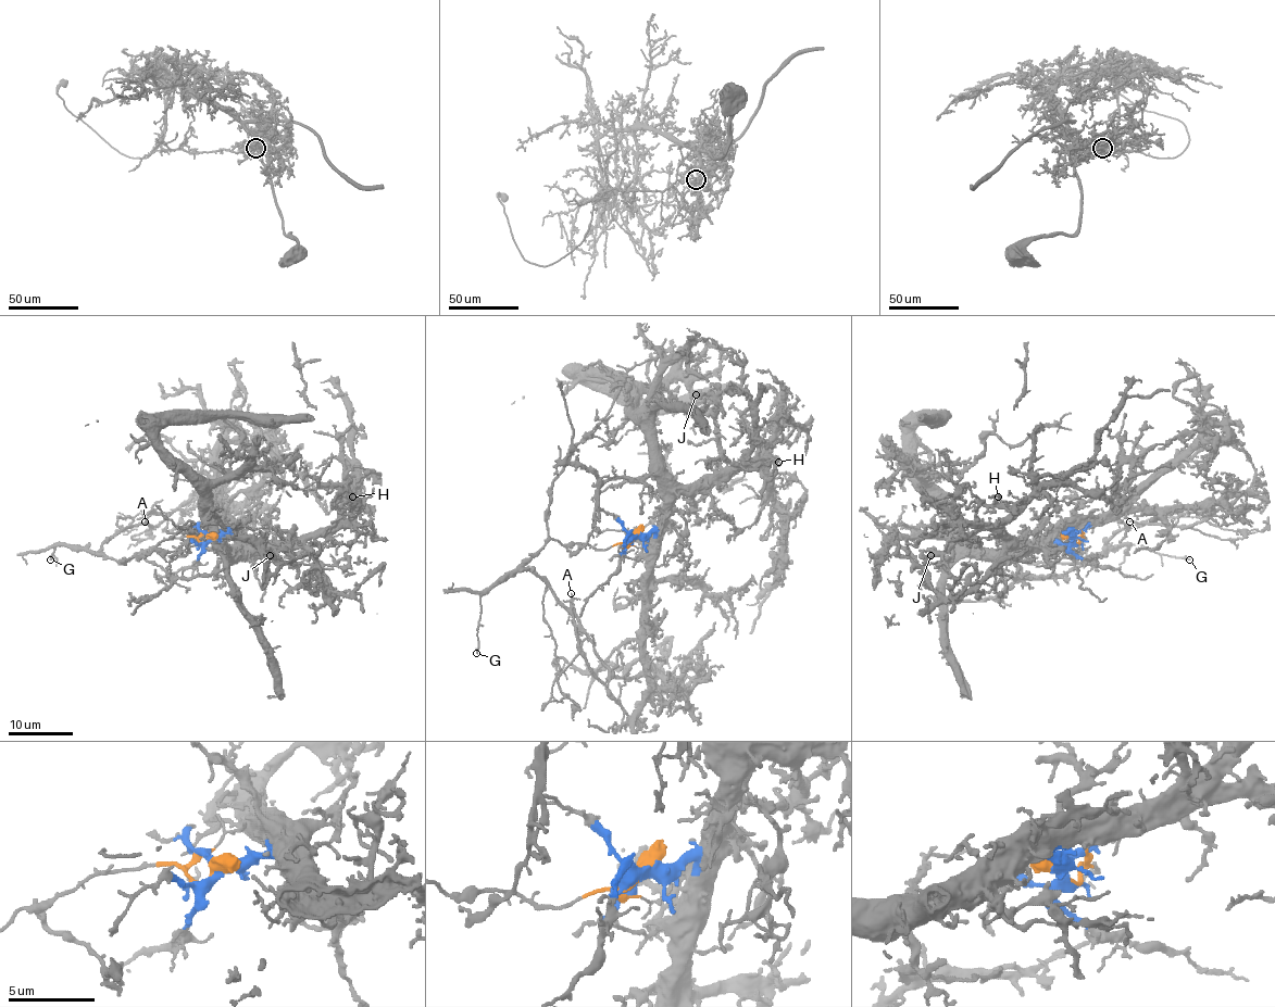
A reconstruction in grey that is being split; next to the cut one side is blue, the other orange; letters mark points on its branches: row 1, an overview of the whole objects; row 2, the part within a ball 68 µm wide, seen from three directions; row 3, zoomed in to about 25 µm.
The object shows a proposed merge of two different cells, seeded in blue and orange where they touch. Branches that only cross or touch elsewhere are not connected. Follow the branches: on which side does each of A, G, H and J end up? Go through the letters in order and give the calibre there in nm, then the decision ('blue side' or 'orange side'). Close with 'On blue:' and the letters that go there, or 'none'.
A: calibre 130 nm; orange side
G: calibre 240 nm; orange side
H: calibre 120 nm; blue side
J: calibre 280 nm; blue side
On blue: H, J

